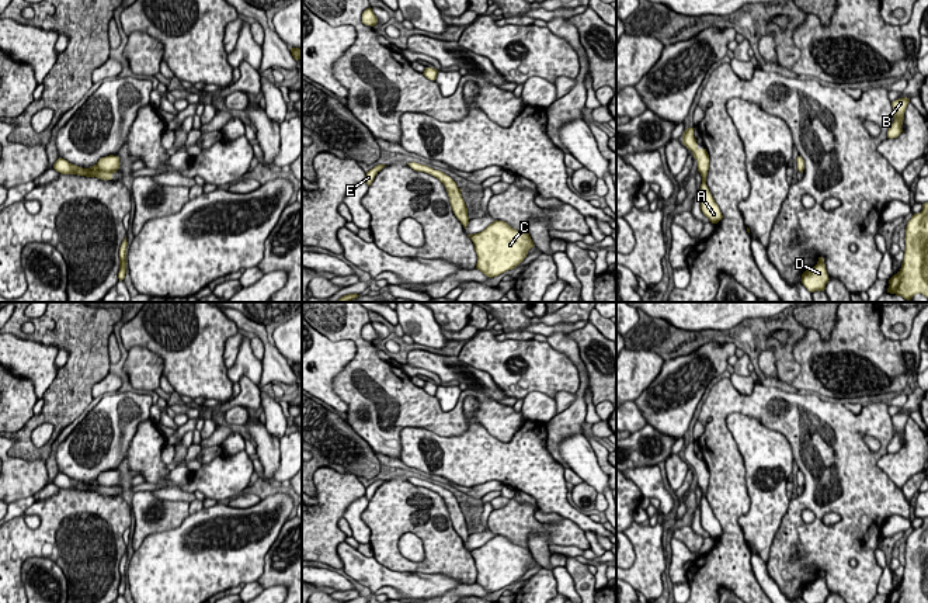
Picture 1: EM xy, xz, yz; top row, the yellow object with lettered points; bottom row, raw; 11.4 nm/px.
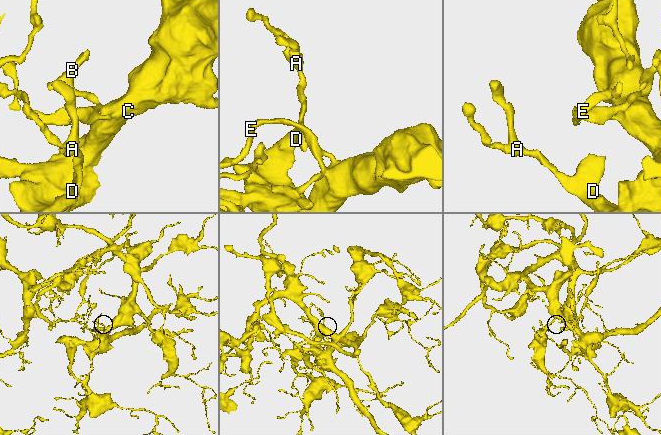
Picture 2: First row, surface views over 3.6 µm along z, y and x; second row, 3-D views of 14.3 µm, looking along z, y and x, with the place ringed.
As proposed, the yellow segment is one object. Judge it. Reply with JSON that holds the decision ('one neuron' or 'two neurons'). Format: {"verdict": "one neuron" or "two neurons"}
{"verdict": "one neuron"}

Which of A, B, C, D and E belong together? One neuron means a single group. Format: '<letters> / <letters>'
A B C D E

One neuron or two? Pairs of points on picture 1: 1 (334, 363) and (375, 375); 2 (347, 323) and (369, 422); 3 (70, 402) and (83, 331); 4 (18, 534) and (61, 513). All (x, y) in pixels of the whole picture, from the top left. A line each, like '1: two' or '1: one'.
1: two
2: one
3: one
4: one

